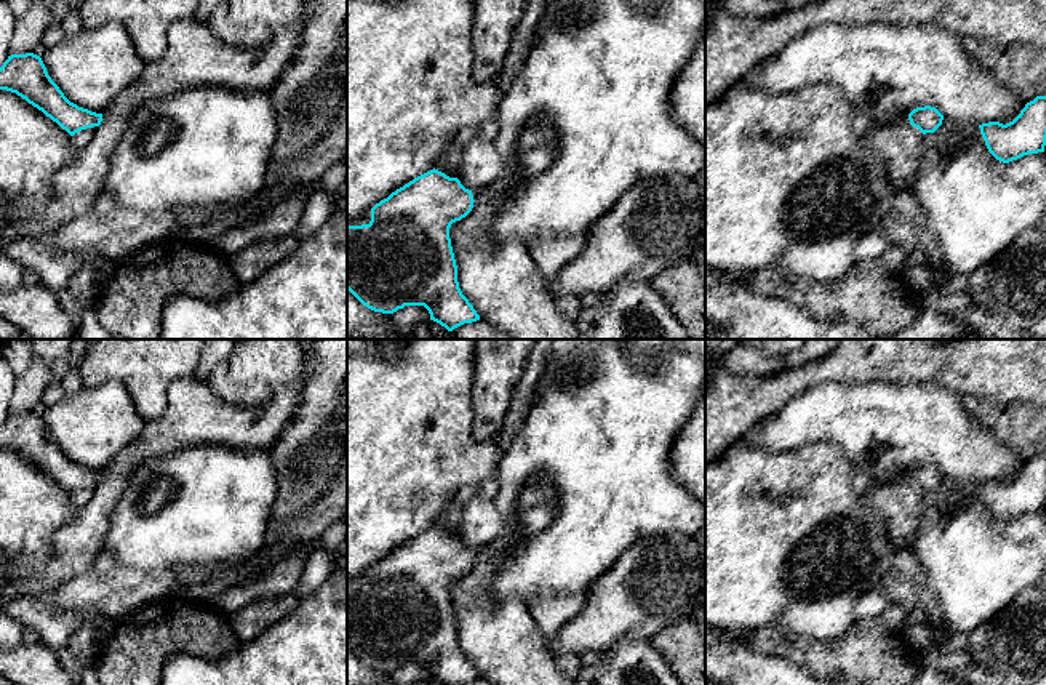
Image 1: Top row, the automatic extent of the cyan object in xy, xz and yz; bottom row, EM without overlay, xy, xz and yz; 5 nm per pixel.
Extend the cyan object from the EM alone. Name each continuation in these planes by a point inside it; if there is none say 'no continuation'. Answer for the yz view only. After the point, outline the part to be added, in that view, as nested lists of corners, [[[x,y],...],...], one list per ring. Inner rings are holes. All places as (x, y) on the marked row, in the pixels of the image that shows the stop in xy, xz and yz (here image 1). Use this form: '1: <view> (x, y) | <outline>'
no continuation

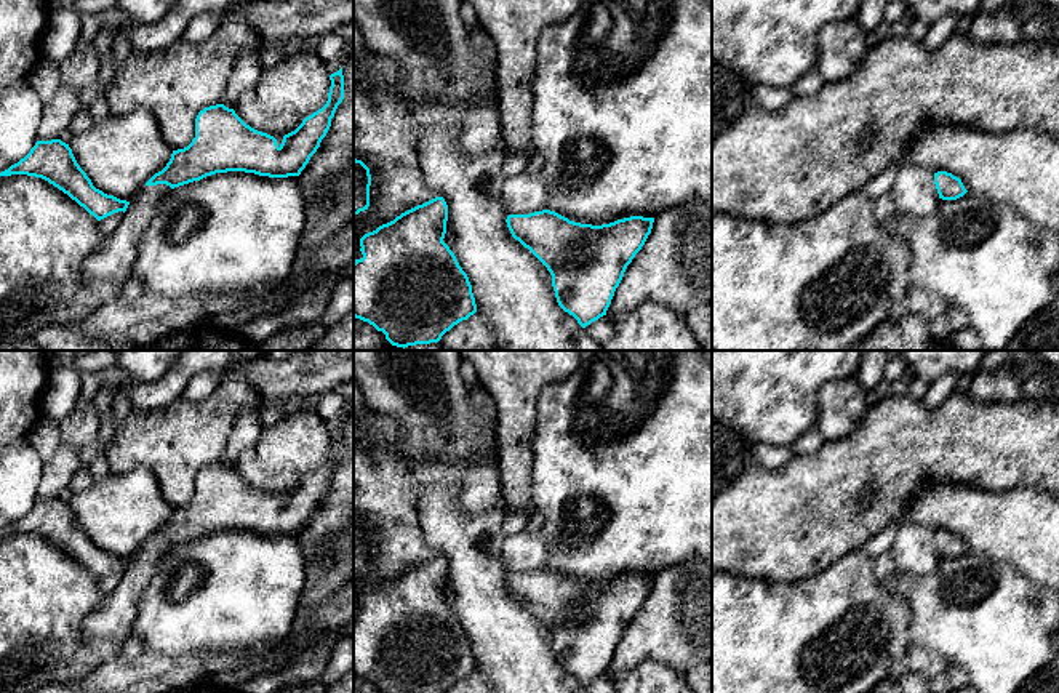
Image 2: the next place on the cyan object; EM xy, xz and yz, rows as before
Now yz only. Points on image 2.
no continuation

